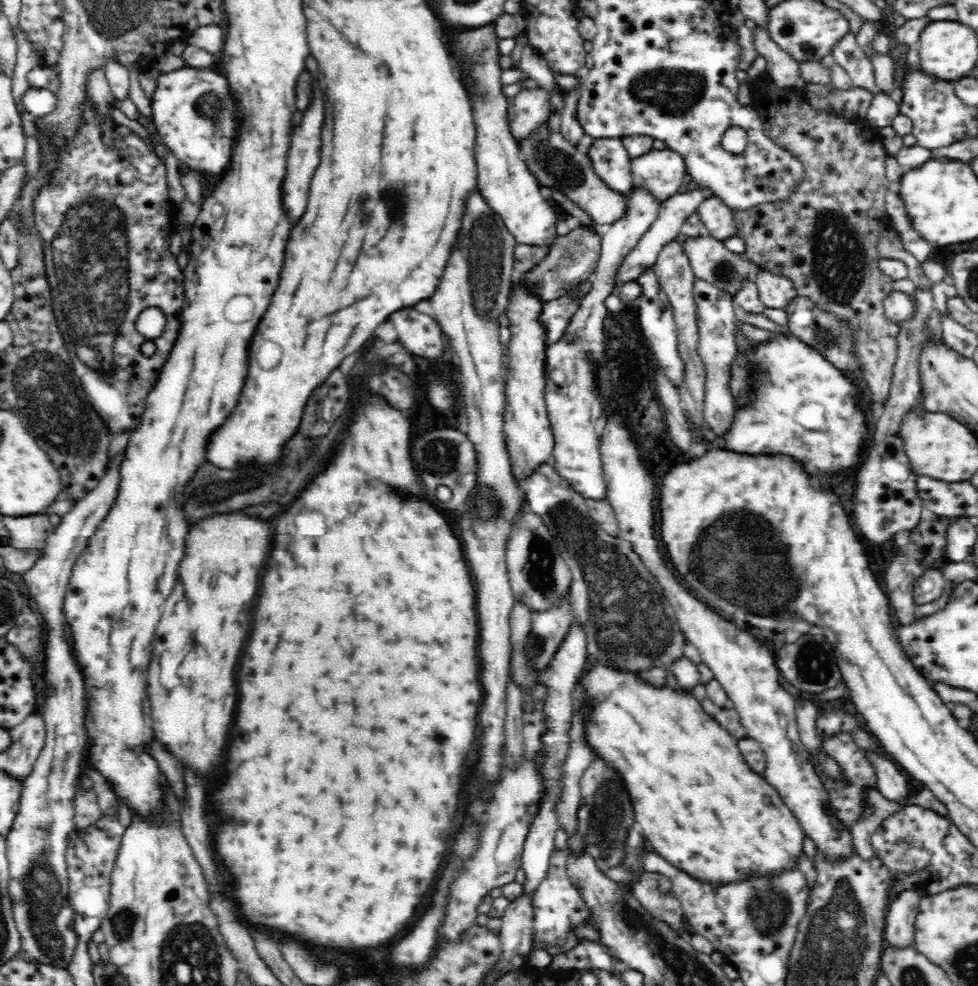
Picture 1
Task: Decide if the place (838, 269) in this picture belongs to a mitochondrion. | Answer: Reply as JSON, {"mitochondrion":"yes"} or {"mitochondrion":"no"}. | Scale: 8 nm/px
{"mitochondrion":"yes"}

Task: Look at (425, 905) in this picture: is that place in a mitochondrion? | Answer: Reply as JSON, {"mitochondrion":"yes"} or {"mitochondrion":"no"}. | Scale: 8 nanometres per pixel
{"mitochondrion":"no"}

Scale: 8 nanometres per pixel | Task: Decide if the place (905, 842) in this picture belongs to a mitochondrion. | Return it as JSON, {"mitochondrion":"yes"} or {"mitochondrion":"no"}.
{"mitochondrion":"yes"}

